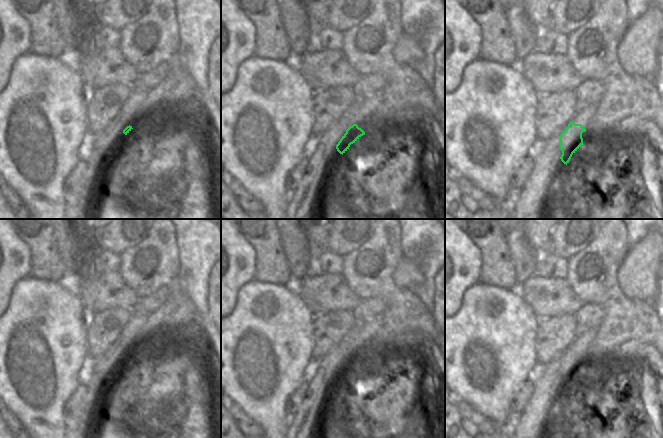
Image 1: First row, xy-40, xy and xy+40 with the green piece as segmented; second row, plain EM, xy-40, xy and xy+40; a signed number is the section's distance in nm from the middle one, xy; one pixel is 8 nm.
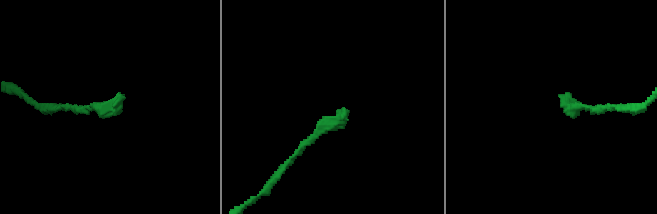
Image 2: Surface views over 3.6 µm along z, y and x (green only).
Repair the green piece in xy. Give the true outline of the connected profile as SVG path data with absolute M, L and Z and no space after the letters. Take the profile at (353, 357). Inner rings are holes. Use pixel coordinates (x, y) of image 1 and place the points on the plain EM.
M379 314L371 322L364 323L359 330L350 329L335 346L337 350L346 353L346 357L336 369L340 378L343 379L351 368L365 359L364 349L370 339L375 338L380 331L383 319L383 315Z

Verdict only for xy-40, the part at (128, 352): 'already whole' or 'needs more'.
needs more

